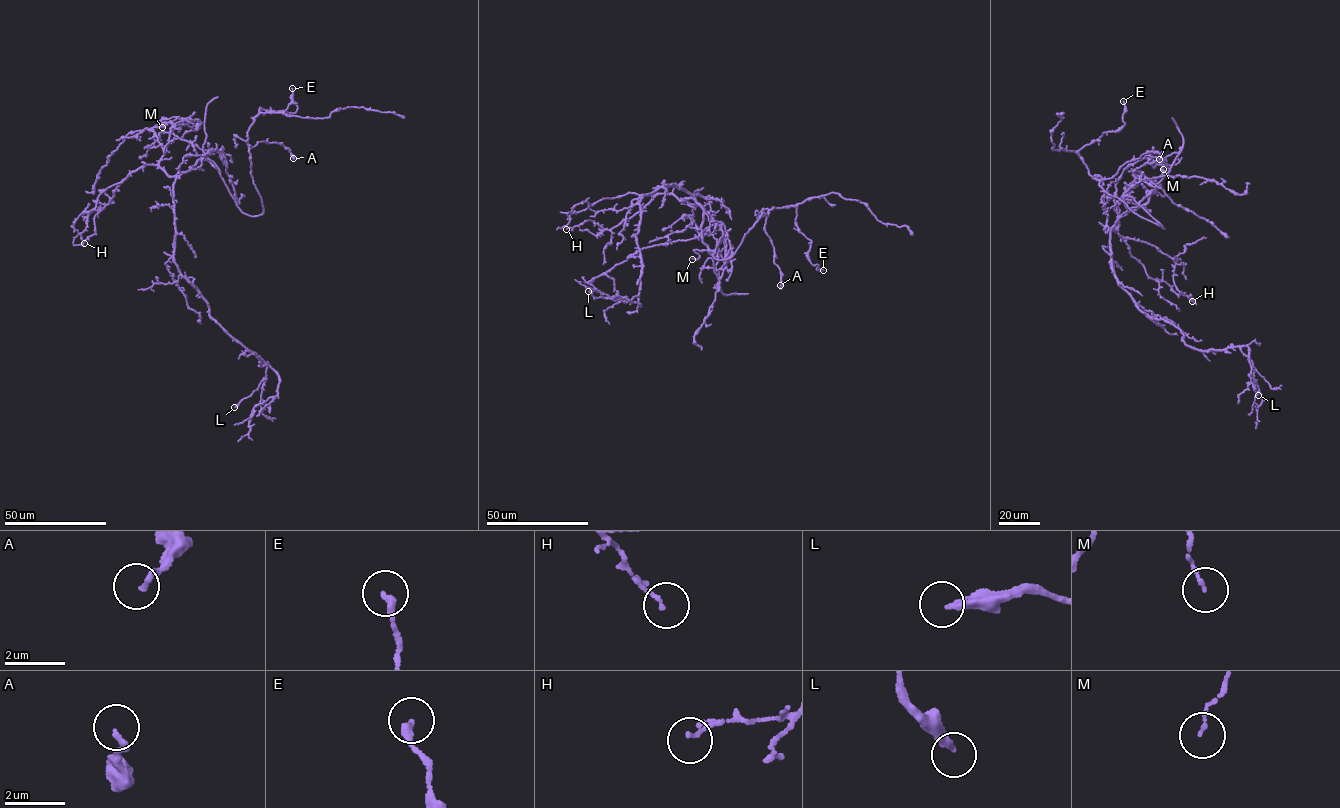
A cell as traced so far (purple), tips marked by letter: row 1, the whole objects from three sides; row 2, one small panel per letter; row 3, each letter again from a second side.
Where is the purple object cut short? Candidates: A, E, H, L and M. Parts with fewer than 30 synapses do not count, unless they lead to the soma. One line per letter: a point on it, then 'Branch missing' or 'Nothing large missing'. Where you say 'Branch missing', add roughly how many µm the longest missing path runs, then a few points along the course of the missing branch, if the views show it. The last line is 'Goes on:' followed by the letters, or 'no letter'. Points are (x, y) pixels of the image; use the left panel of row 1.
A: Place: (293, 158). Nothing large missing
E: Place: (292, 88). Nothing large missing
H: Place: (84, 243). Nothing large missing
L: Place: (234, 407). Nothing large missing
M: Place: (162, 127). Nothing large missing
Goes on: no letter

